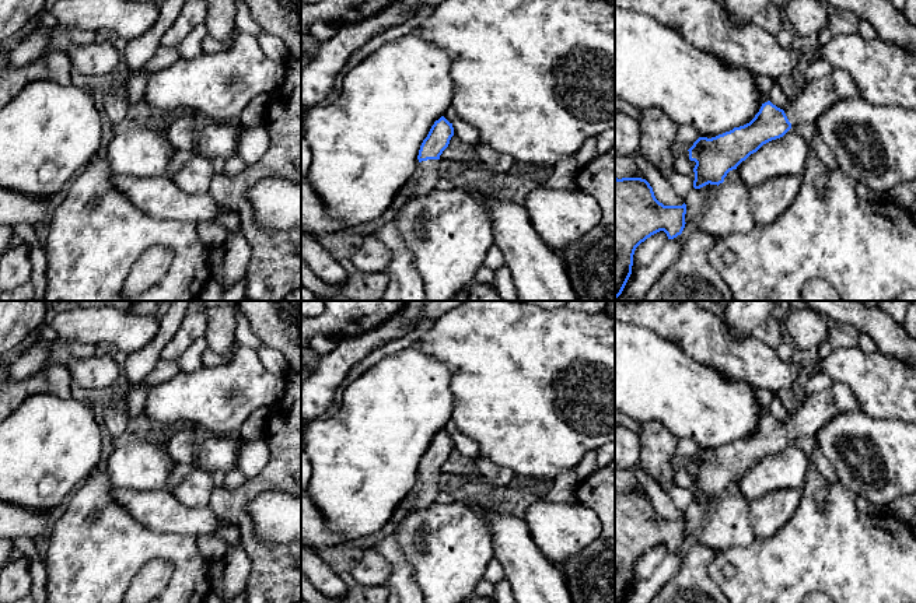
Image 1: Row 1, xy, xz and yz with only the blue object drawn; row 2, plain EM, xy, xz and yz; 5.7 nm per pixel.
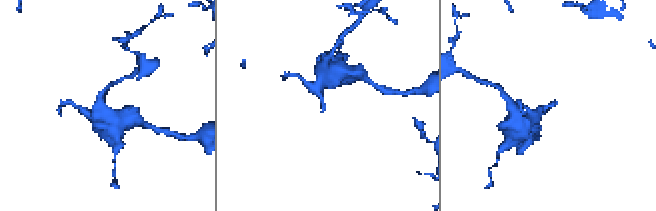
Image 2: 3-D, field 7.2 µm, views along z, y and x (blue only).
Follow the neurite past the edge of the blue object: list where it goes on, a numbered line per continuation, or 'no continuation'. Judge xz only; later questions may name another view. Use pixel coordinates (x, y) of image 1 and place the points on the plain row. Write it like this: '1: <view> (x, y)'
1: xz (429, 491)

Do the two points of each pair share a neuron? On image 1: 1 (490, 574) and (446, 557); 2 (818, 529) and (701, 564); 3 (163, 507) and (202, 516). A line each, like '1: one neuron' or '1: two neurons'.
1: two neurons
2: two neurons
3: one neuron

